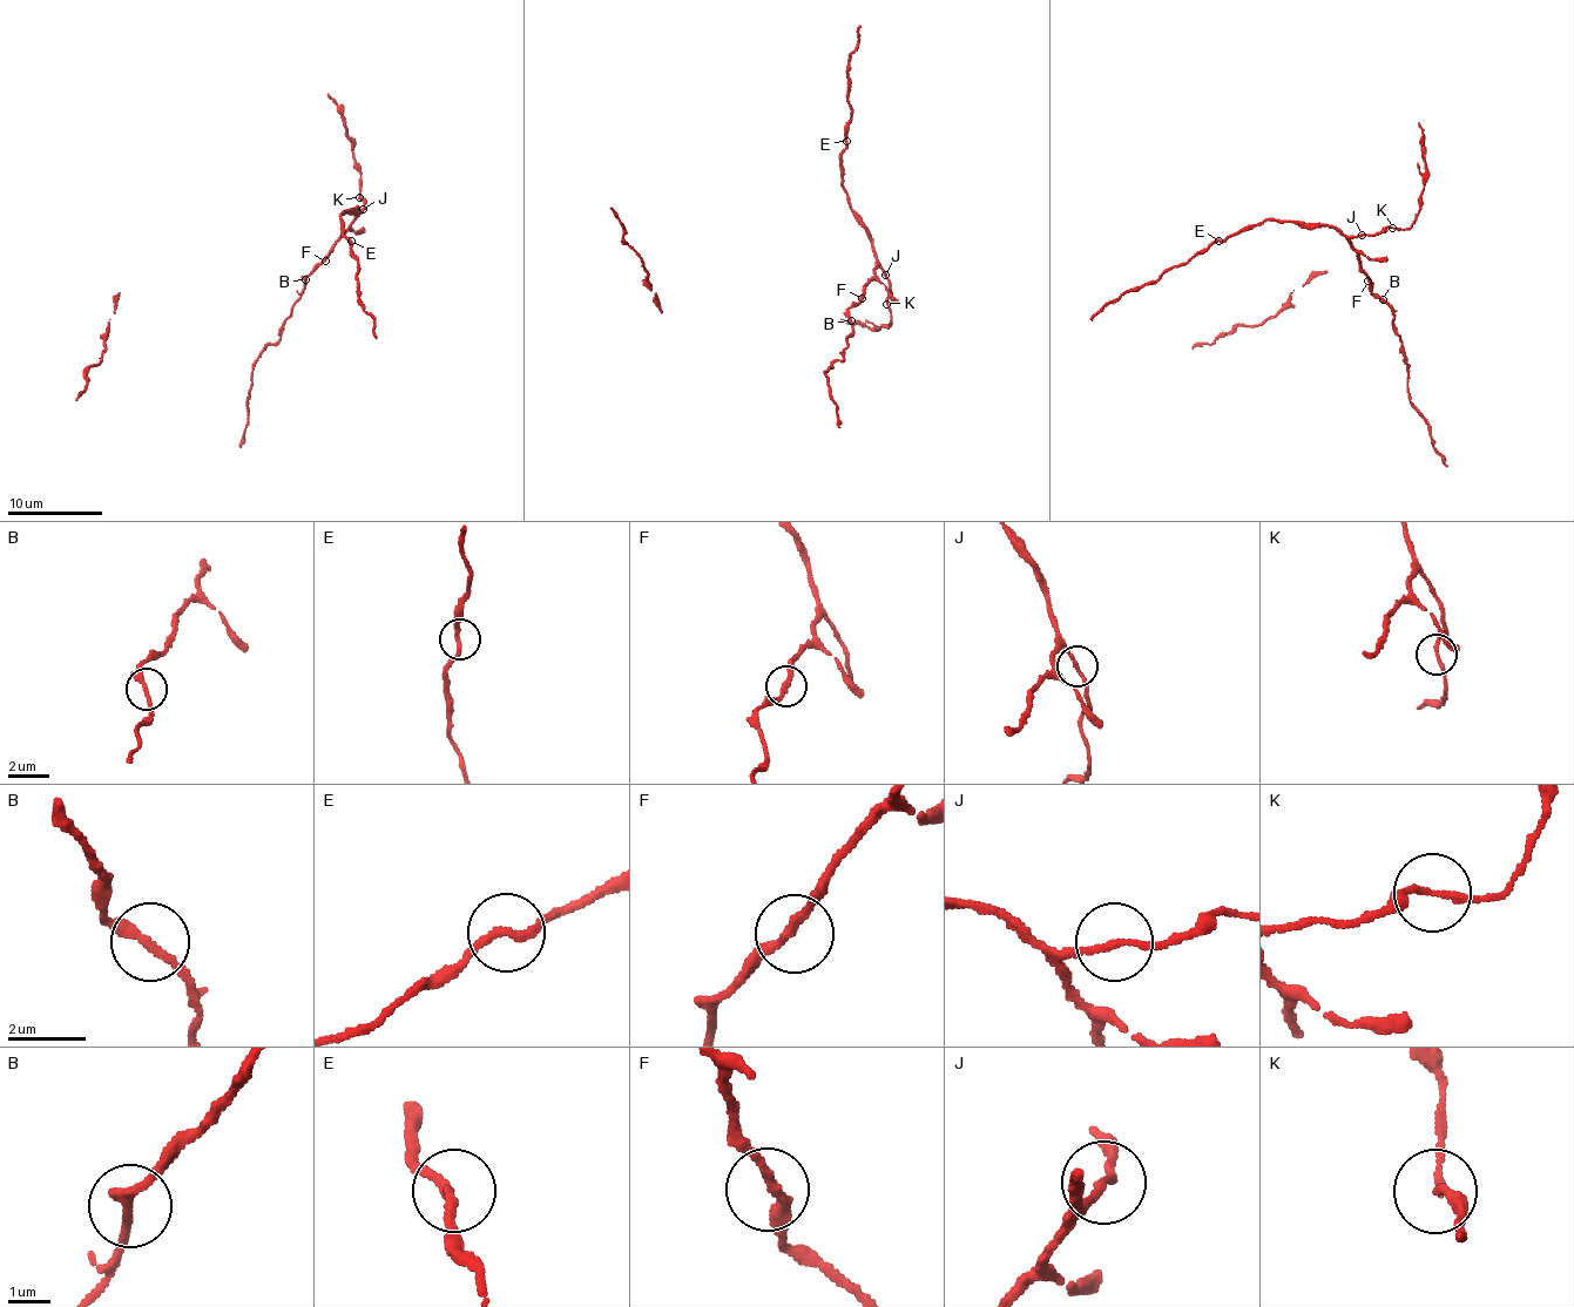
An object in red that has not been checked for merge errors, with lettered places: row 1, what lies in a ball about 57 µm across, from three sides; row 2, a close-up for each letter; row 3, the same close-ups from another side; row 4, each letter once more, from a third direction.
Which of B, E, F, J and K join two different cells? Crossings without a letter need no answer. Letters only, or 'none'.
B, K

